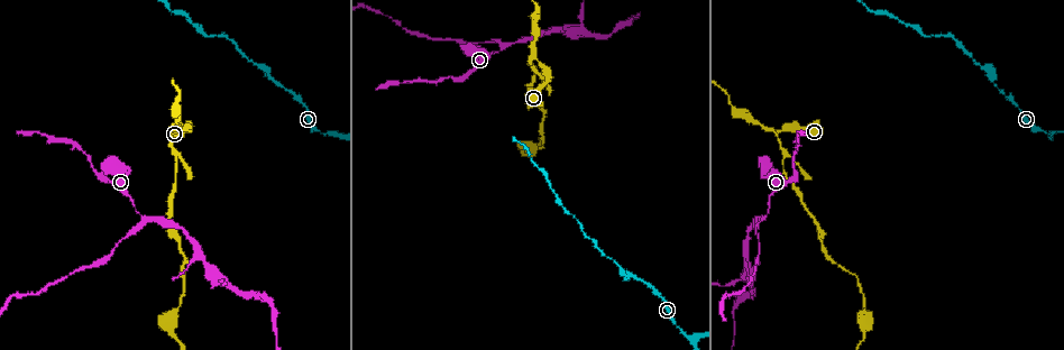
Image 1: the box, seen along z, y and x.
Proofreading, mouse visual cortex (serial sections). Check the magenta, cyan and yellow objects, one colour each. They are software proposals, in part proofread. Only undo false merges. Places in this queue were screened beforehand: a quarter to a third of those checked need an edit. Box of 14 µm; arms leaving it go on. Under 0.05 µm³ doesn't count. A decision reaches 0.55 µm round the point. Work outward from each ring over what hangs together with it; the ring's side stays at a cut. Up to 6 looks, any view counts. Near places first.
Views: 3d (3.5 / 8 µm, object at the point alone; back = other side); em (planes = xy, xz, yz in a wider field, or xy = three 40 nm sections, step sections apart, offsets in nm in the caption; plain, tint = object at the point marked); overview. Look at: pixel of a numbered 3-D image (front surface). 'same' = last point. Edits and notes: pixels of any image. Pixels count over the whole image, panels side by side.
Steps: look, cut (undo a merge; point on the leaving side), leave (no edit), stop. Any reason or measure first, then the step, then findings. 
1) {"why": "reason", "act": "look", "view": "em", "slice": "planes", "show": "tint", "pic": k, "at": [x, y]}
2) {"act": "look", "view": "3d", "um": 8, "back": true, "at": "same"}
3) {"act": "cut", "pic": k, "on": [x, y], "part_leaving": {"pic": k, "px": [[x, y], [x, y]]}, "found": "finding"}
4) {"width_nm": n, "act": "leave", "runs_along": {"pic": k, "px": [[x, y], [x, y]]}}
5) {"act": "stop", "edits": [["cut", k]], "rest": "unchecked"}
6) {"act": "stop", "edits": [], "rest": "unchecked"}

{"why": "arms part here", "act": "look", "view": "3d", "um": 3.5, "pic": 1, "at": [775, 129]}

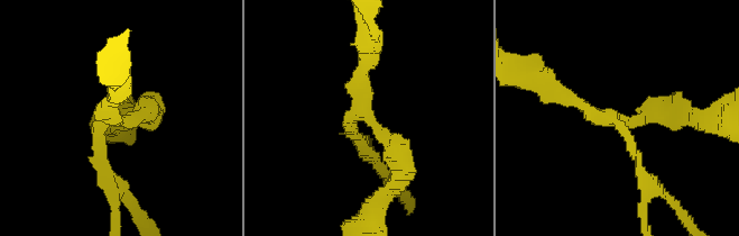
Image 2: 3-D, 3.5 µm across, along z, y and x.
{"act": "look", "view": "em", "slice": "xy", "step": 5, "show": "tint", "pic": 2, "at": [362, 116]}

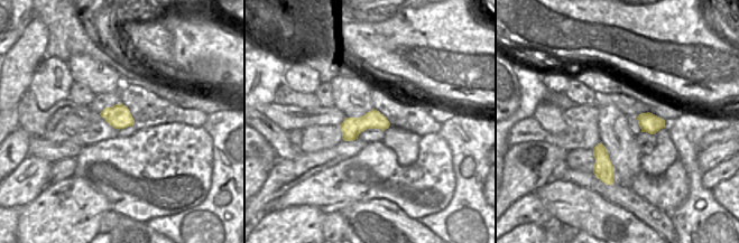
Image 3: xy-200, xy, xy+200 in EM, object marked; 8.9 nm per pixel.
{"arm_widths_nm": [150, 200, 300], "act": "leave", "runs_along": {"pic": 2, "px": [[149, 112], [98, 130], [108, 179]]}, "found": "one cell here"}

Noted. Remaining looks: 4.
{"why": "three arms meet", "act": "look", "view": "3d", "um": 3.5, "pic": 1, "at": [142, 217]}

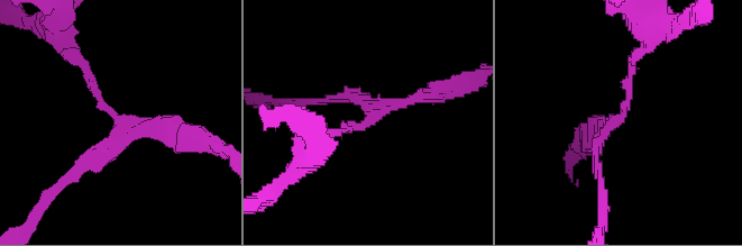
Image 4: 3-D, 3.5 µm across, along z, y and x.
{"arms": 3, "arm_widths_nm": [150, 150, 200], "why": "now the EM", "act": "look", "view": "em", "slice": "xy", "step": 3, "show": "tint", "pic": 4, "at": [123, 120]}

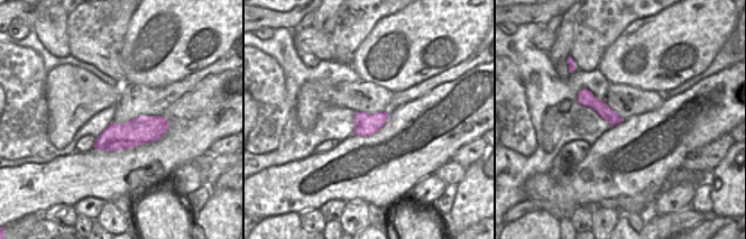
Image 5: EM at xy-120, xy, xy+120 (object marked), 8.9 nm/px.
{"act": "leave", "runs_along": {"pic": 4, "px": [[332, 133], [439, 92]]}, "found": "continuous, no second cell"}

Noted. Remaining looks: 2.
{"why": "three arms meet", "act": "look", "view": "em", "slice": "planes", "show": "tint", "pic": 1, "at": [580, 30]}

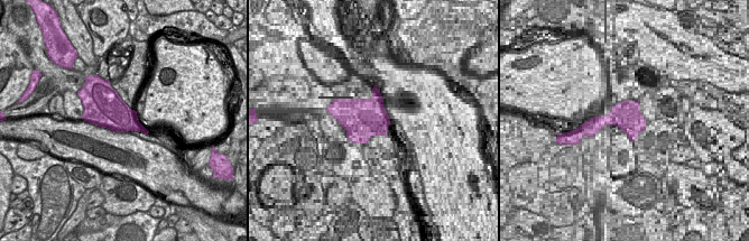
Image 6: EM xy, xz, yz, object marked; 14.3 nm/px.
{"why": "see where the arms go", "act": "look", "view": "3d", "um": 3.5, "at": "same"}

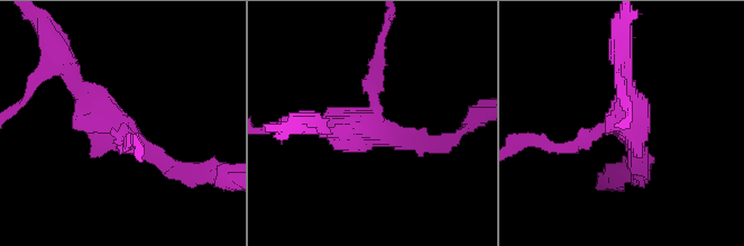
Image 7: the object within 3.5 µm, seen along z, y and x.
{"arm_widths_nm": [150, 150, 200], "act": "leave", "runs_along": {"pic": 7, "px": [[66, 69], [141, 148], [176, 165]]}, "found": "one cell here"}

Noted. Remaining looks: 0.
{"act": "stop", "edits": [], "rest": "unchecked"}

